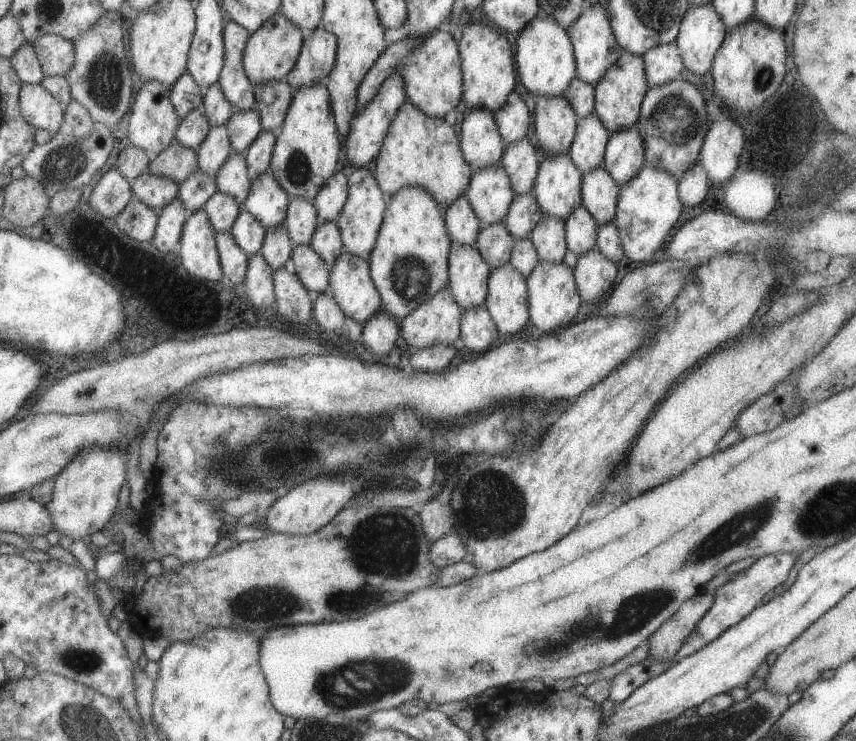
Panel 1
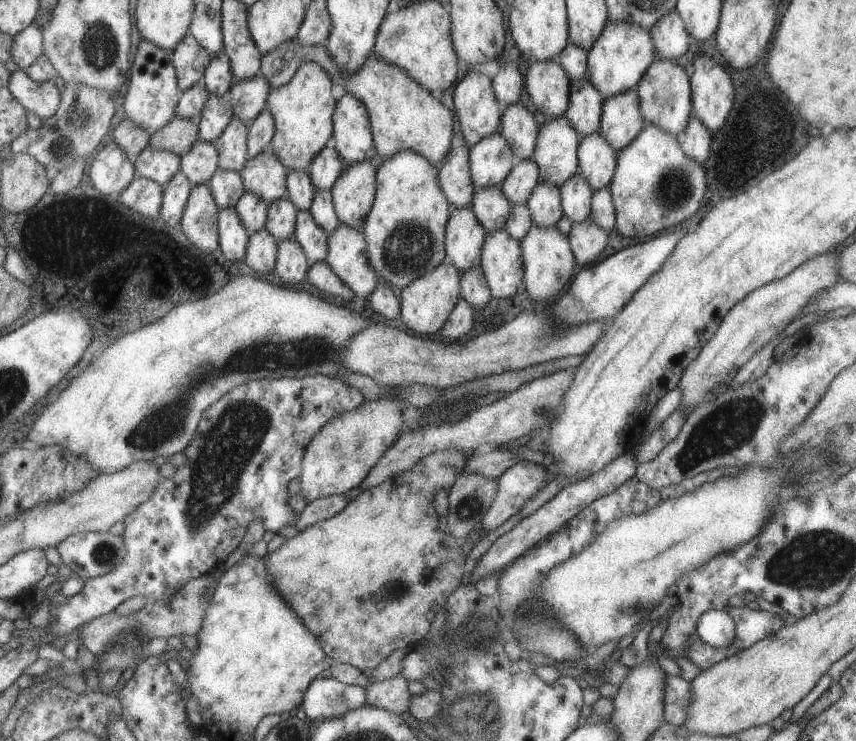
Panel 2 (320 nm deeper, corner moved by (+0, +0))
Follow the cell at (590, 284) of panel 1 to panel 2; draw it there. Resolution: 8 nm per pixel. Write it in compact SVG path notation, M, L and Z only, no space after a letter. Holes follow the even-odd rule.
M591 216L570 226L568 239L573 258L583 266L595 262L609 240L608 232L597 226Z

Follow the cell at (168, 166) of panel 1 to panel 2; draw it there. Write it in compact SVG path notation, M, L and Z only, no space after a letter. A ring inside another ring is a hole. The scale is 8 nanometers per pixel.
M175 116L156 130L148 142L153 150L166 150L181 156L199 140L197 129L192 120Z

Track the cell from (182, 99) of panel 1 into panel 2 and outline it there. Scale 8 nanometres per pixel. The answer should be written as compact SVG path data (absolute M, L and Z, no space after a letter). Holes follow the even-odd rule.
M187 32L175 45L171 62L181 92L202 81L203 71L211 60L210 54Z

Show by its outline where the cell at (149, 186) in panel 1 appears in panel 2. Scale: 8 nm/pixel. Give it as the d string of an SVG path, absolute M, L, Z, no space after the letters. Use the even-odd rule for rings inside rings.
M149 144L139 152L135 162L136 176L157 182L162 187L180 170L180 156L166 150L153 150Z

